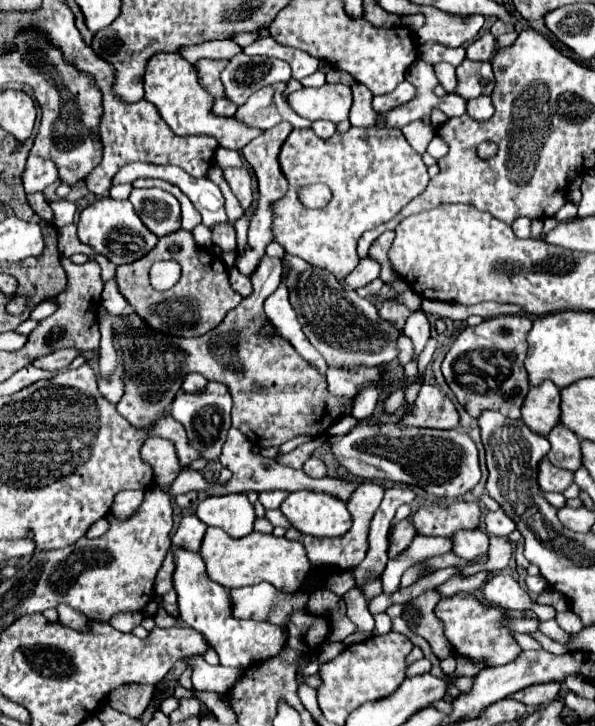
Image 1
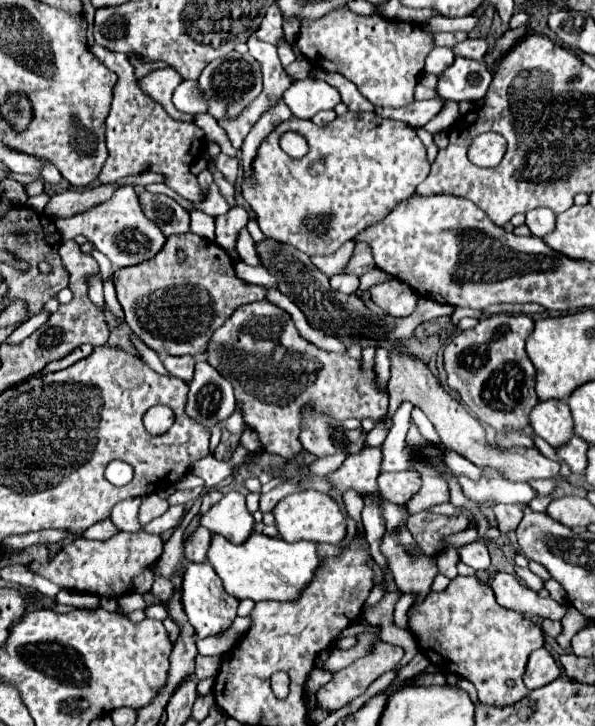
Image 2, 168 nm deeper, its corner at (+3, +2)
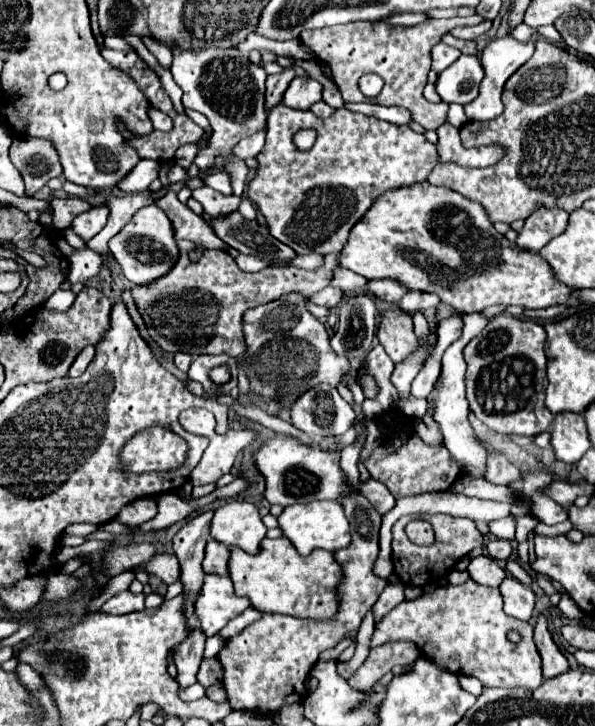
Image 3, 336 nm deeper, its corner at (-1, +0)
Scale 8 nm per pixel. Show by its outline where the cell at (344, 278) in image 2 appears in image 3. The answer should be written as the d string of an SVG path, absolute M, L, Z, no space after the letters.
M327 286L327 288L323 288L323 290L315 292L315 294L311 294L309 300L311 300L313 304L317 304L317 306L333 308L333 306L337 306L337 304L341 302L341 298L343 298L343 292L341 292L341 290Z

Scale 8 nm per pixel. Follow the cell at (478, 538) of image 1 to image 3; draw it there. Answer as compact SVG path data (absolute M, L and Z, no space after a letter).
M481 554L481 556L475 556L471 558L469 566L467 566L467 572L471 576L471 580L483 584L483 586L491 586L491 588L497 588L505 576L507 576L507 570L501 568L497 564L497 560Z

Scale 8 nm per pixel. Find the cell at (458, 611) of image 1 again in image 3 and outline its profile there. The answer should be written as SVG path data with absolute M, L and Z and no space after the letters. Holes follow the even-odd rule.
M473 580L465 584L439 586L415 600L405 600L395 606L377 626L371 638L371 648L391 640L413 640L421 654L445 666L453 674L475 676L483 686L499 688L537 688L543 682L541 656L533 642L533 626L517 622L503 612L499 588L485 588ZM517 630L523 640L513 644L505 632Z

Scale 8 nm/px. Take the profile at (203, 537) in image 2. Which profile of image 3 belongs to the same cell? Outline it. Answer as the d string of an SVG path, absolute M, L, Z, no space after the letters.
M207 542L205 548L205 560L203 560L203 570L205 574L219 574L227 576L227 562L229 562L231 550L229 546L221 546L221 542Z

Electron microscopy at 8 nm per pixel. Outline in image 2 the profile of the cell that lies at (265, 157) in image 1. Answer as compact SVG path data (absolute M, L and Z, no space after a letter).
M281 102L277 104L277 108L271 108L269 112L265 112L265 116L251 128L251 132L247 134L243 146L241 146L241 164L245 170L245 176L251 178L253 176L253 160L257 156L257 150L261 146L261 142L285 120L289 120L293 116L293 112L289 112L289 108Z

